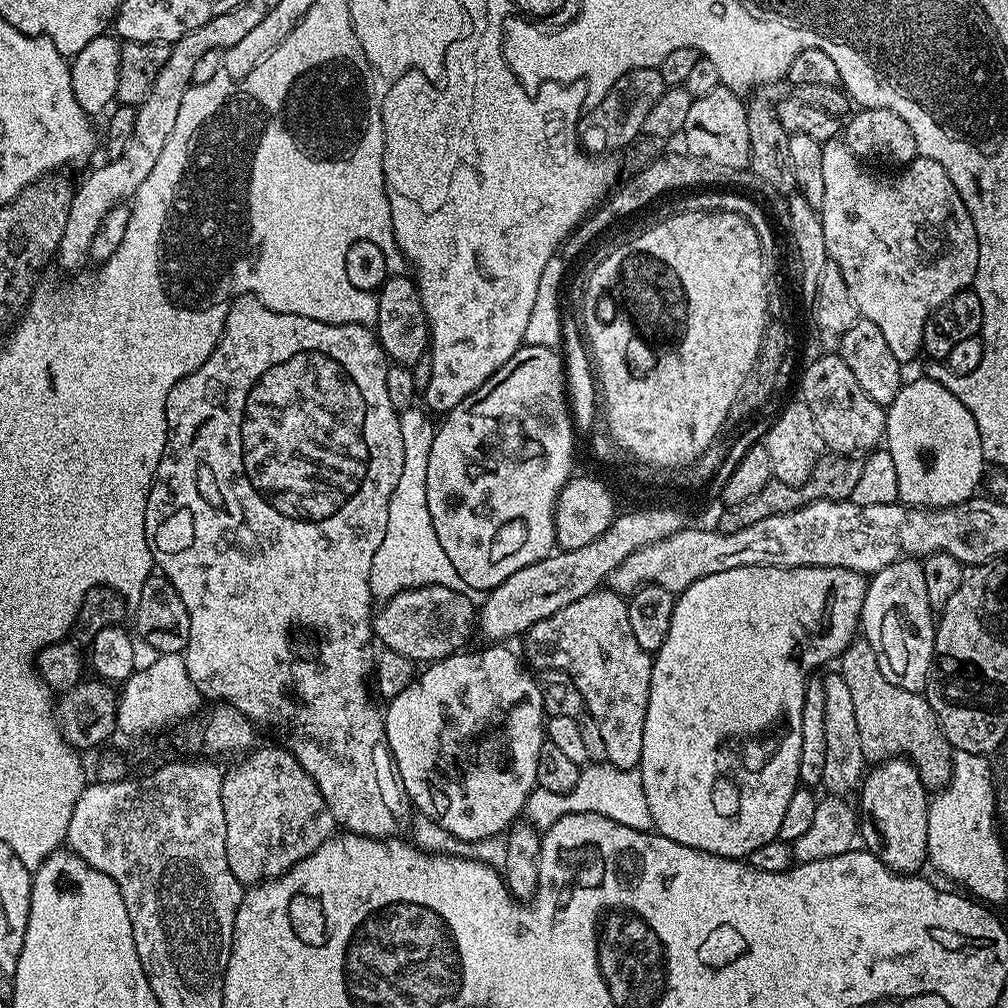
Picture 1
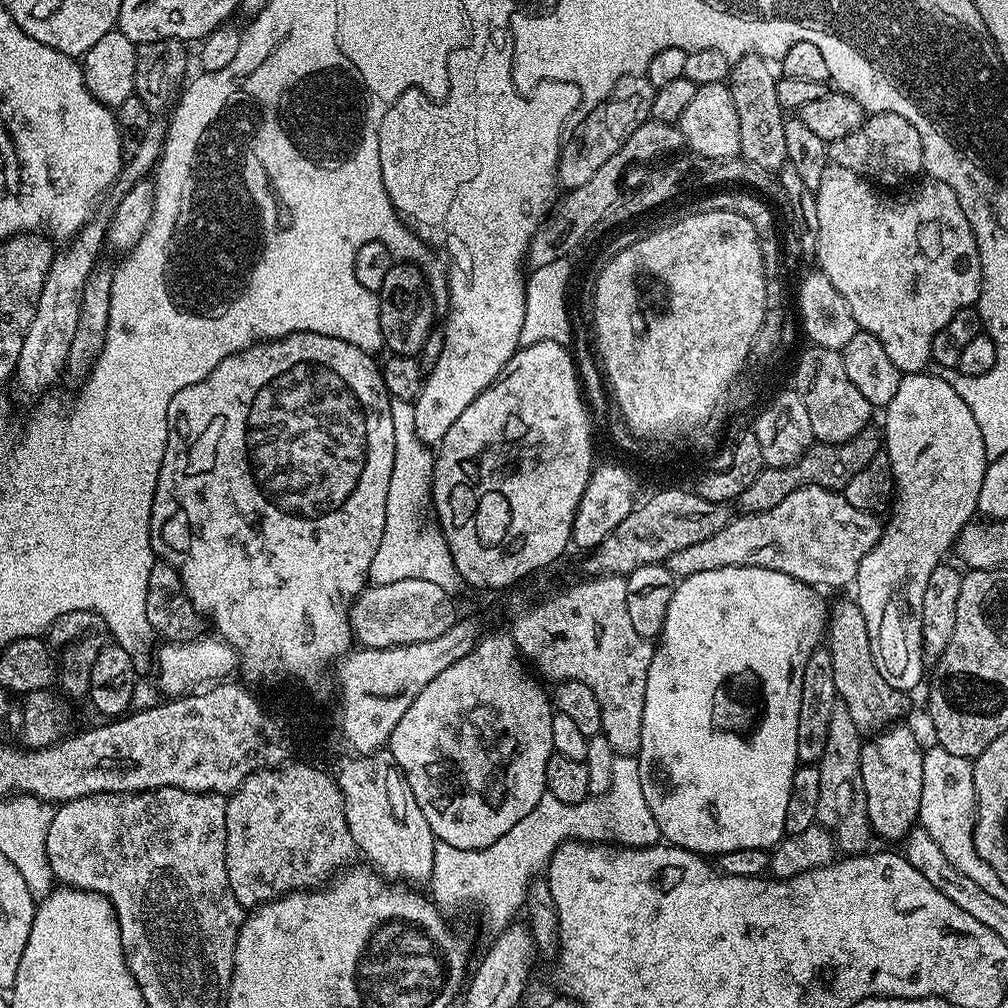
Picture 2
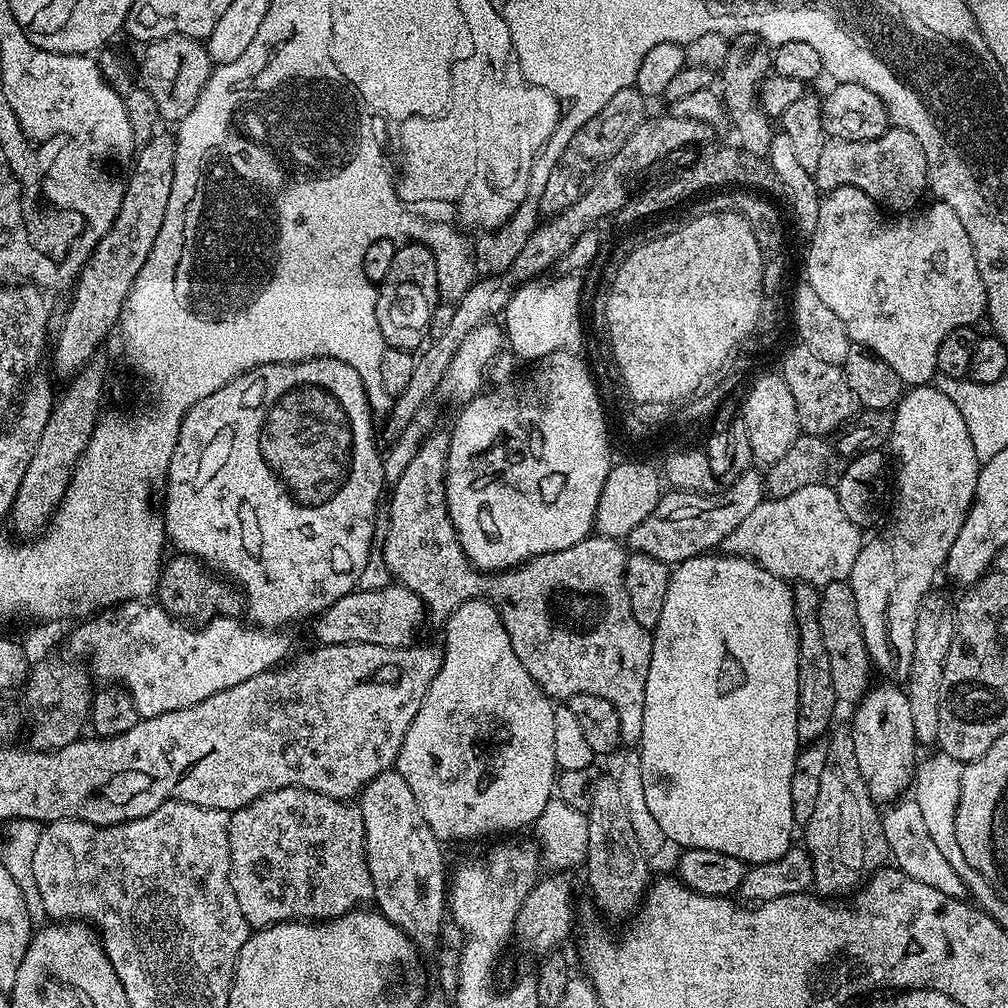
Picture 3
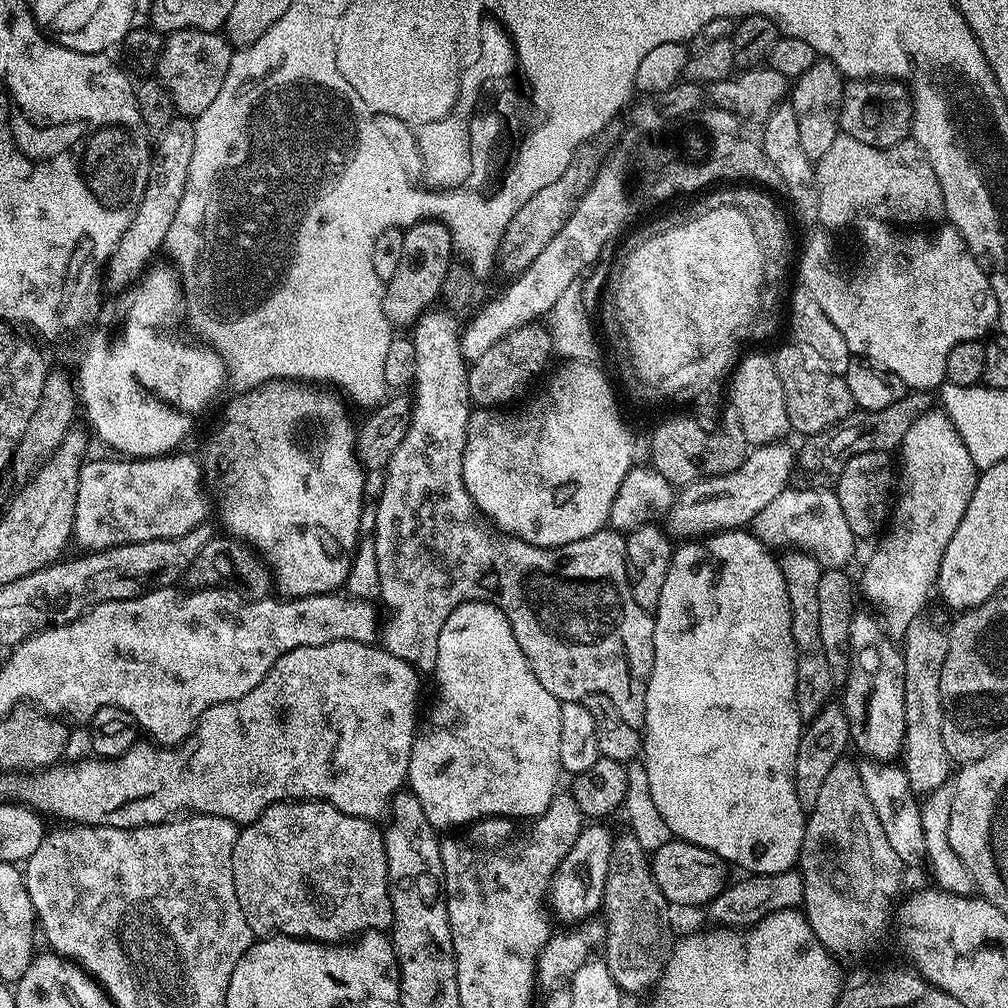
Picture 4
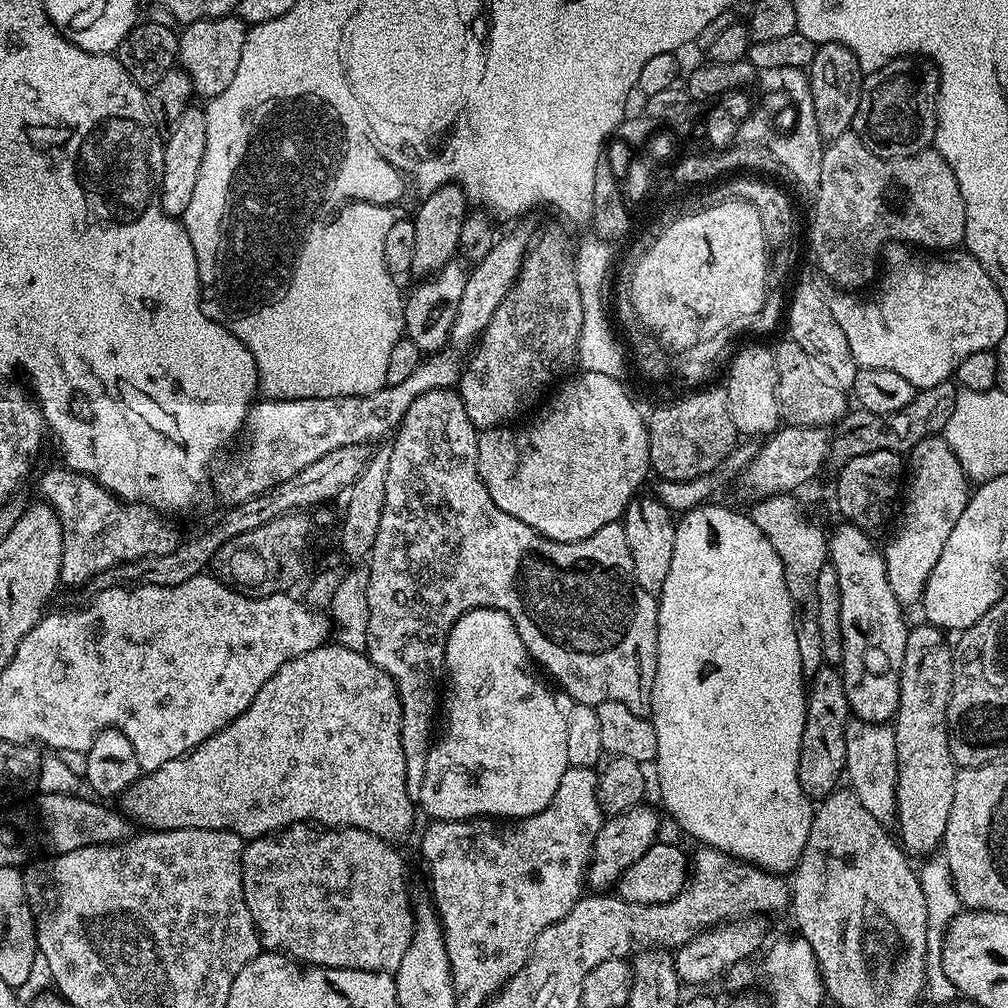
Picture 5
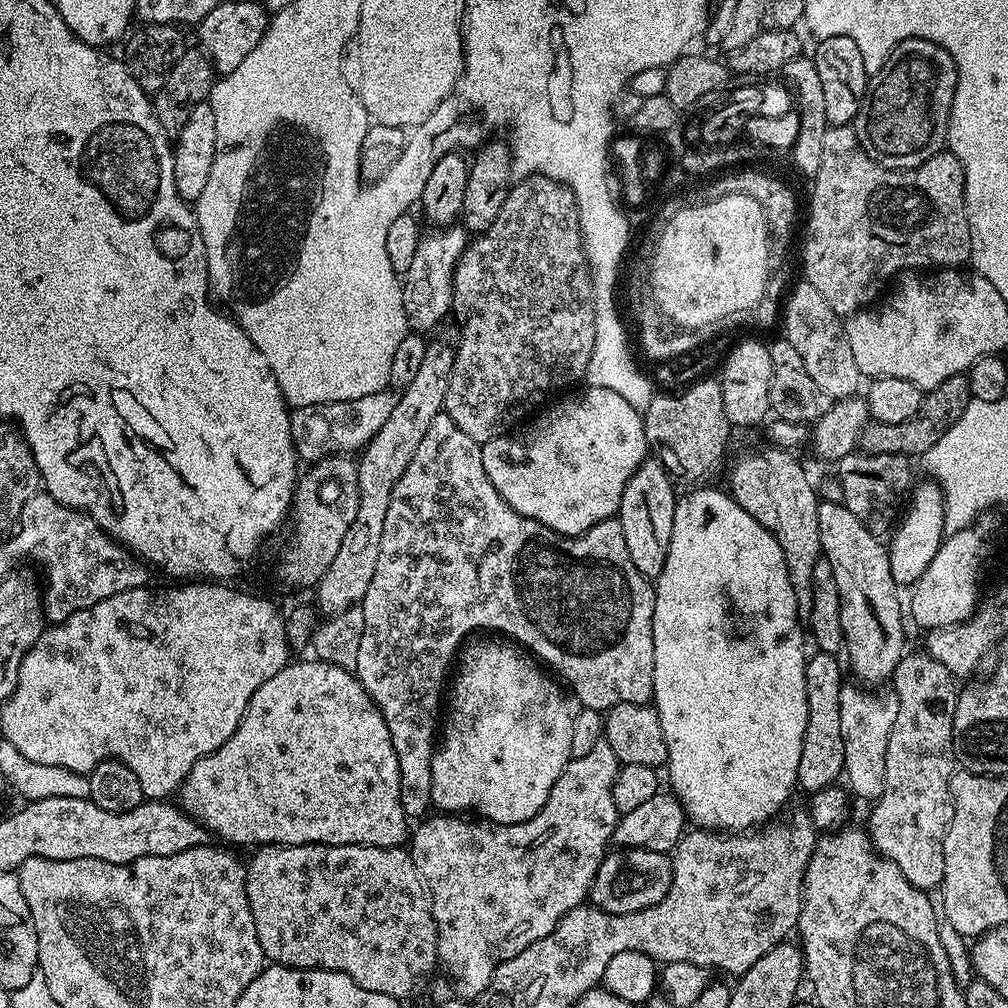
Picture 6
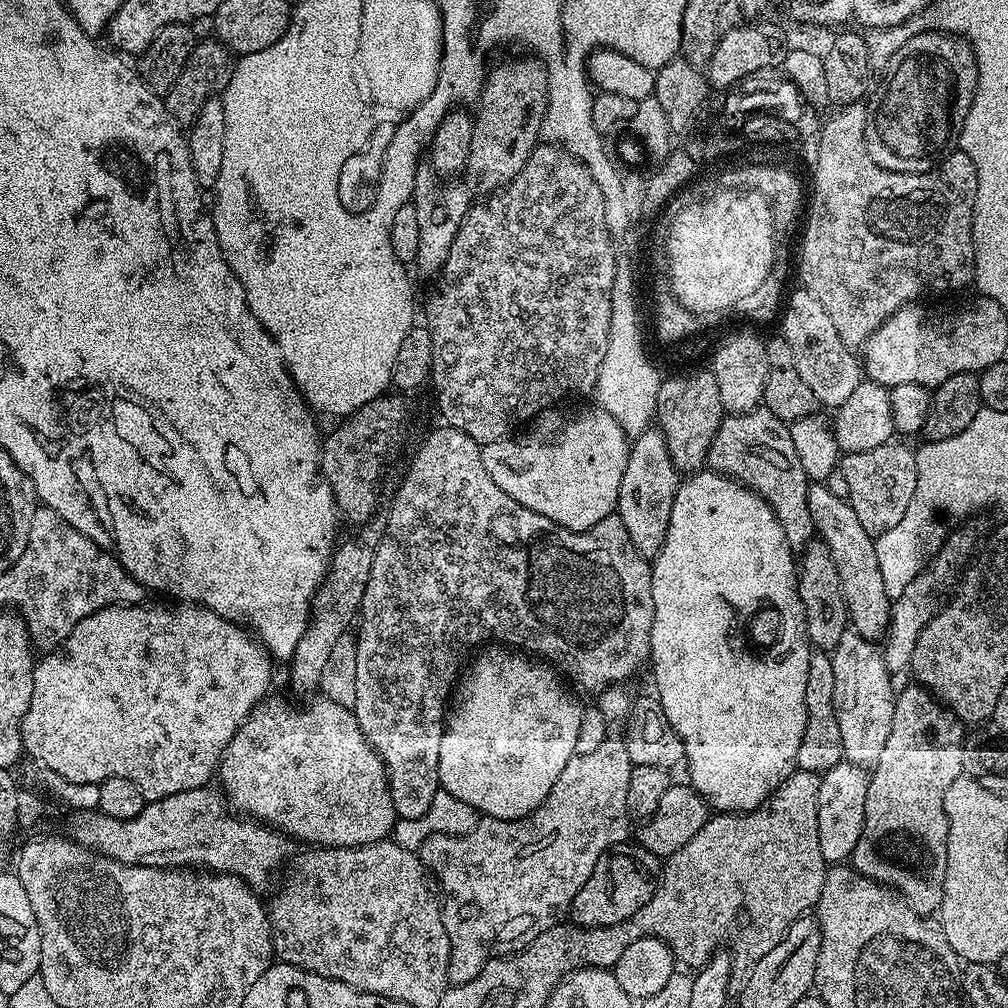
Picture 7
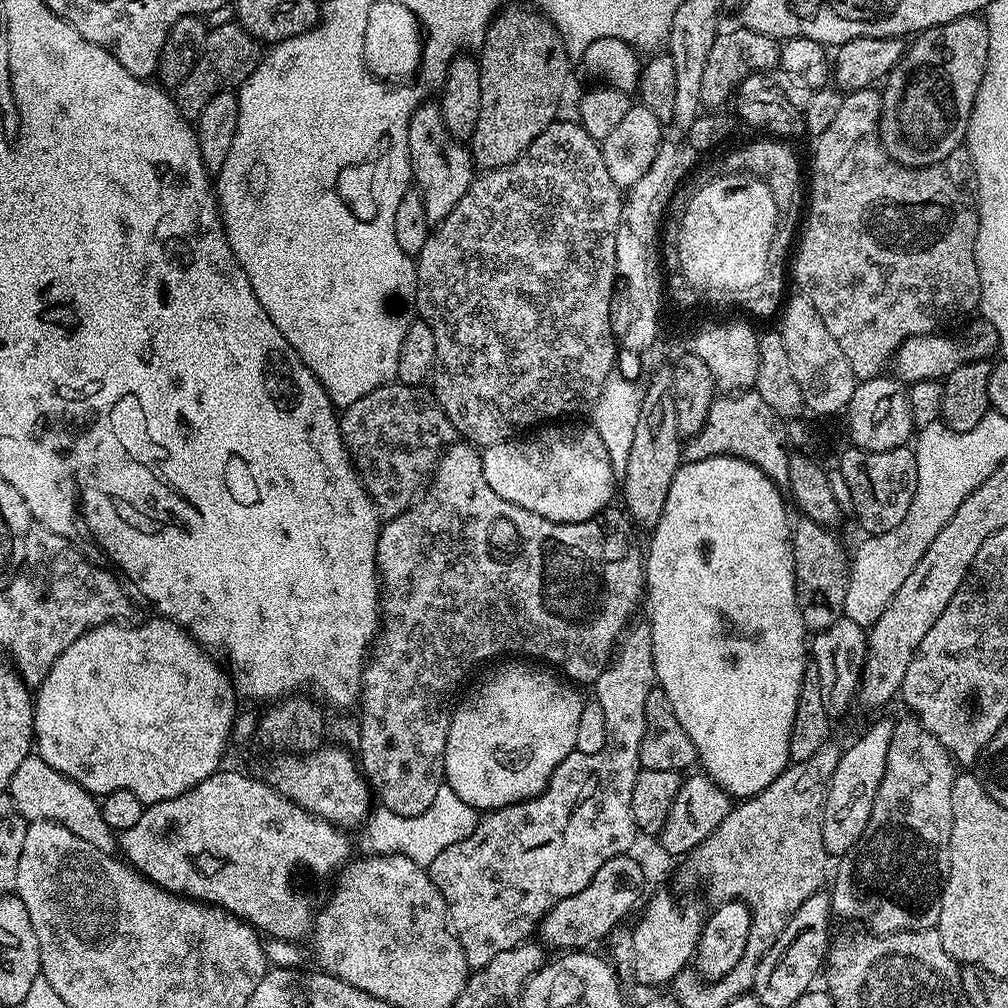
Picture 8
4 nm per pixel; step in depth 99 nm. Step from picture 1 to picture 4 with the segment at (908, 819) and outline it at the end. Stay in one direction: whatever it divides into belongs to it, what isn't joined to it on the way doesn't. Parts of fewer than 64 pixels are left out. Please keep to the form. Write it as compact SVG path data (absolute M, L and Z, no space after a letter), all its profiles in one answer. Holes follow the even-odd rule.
M853 611L850 622L848 678L842 685L842 707L848 716L848 734L861 757L892 762L901 755L906 734L904 654L889 636L875 611Z

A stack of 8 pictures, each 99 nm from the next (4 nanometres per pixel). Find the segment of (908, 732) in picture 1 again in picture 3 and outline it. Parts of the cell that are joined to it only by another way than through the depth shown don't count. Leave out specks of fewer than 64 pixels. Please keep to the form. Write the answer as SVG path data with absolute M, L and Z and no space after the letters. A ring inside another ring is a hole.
M835 580L820 588L818 619L822 625L822 639L826 655L830 658L830 675L834 681L837 701L855 705L870 687L868 672L873 671L872 660L866 650L866 638L862 634L862 622L858 622L858 602L854 602L854 590L848 580Z

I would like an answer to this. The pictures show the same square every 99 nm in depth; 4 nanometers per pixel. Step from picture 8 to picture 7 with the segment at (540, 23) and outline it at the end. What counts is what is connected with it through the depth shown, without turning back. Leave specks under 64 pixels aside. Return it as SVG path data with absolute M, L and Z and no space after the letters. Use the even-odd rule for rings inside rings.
M528 54L520 55L524 56L517 60L504 60L501 64L493 63L484 78L484 89L480 92L472 122L474 138L470 138L470 154L462 173L464 187L476 198L491 196L493 192L506 187L516 177L518 170L526 166L530 154L538 146L539 136L542 136L544 118L548 115L548 69L538 58Z

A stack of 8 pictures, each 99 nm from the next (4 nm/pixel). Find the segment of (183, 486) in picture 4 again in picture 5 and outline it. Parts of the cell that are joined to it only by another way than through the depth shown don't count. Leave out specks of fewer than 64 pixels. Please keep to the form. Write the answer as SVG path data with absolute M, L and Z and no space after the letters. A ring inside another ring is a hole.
M447 351L425 355L416 370L403 382L384 385L374 394L370 395L346 395L342 398L308 398L270 400L267 398L255 401L248 412L242 429L242 441L244 449L240 452L240 460L232 460L224 464L220 469L215 469L210 484L216 487L216 492L225 500L225 505L235 506L245 504L253 500L256 495L263 494L300 470L312 465L318 458L342 448L346 445L358 445L372 442L386 433L388 435L399 427L406 410L422 393L428 393L432 389L452 388L459 383L458 370L450 370L448 365L454 362L454 358ZM63 466L52 468L44 476L43 499L51 504L62 526L62 566L60 584L84 584L95 576L111 570L115 564L128 564L131 560L147 561L150 556L170 554L176 548L178 537L172 528L164 525L165 517L147 504L129 504L108 492L96 480L69 472Z

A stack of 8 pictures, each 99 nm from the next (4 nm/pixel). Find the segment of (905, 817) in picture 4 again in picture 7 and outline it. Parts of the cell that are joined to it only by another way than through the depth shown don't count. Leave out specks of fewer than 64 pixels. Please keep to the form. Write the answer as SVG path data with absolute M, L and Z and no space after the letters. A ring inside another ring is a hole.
M846 631L830 649L834 670L834 714L838 730L842 730L844 760L871 770L875 768L894 718L896 698L894 687L888 681L888 670L881 649L873 641L862 638L854 631Z

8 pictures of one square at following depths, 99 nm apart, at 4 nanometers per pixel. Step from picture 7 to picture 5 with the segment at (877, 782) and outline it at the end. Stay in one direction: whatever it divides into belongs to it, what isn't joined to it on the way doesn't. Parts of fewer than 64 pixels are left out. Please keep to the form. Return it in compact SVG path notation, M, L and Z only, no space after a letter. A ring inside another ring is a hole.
M920 622L920 625L909 627L908 637L906 638L906 654L902 658L902 674L900 675L900 705L894 717L894 727L896 729L896 749L898 750L898 778L896 779L896 823L895 827L900 828L899 843L902 845L905 853L913 857L927 857L935 853L941 847L946 830L946 822L950 818L950 806L954 806L954 782L958 765L950 754L950 742L948 741L948 703L950 702L950 690L952 689L952 648L950 644L944 641L945 633L941 629L935 628L930 623Z

